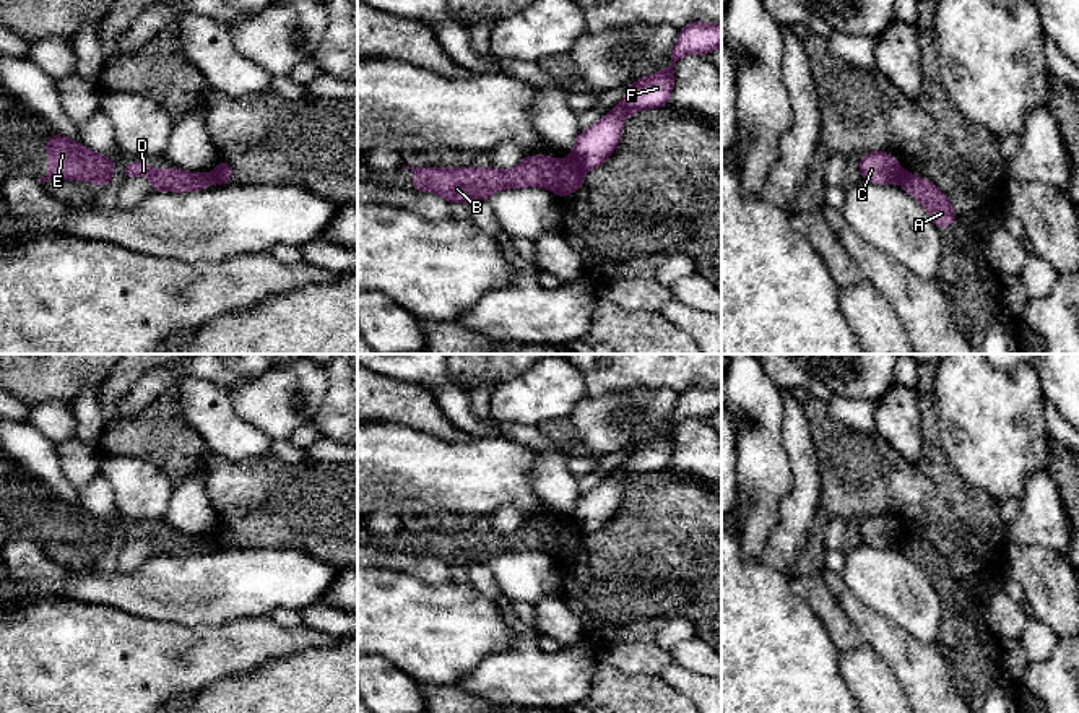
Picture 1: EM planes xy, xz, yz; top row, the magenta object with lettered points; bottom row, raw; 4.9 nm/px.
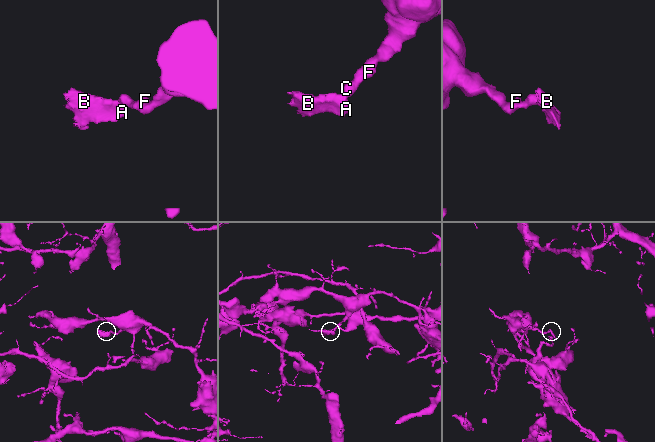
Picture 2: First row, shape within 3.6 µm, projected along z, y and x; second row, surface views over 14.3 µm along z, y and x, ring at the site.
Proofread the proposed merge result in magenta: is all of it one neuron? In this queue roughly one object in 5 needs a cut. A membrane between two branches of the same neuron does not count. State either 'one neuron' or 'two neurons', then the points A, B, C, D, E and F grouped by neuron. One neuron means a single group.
two neurons; groups A B D E / C F

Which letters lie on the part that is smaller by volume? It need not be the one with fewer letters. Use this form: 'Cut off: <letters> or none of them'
Cut off: A, B, D, E

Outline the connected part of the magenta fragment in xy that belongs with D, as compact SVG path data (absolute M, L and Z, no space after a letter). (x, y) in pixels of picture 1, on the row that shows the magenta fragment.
M125 162L124 179L146 175L151 180L151 192L197 192L213 184L208 172L187 172L179 167L151 169L148 162Z

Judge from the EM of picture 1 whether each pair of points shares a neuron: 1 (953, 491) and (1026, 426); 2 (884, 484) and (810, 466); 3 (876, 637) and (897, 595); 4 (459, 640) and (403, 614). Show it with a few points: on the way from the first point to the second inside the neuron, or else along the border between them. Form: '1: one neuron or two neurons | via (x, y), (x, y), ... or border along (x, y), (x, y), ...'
1: two neurons | border along (941, 450), (969, 483), (998, 501)
2: two neurons | border along (810, 431), (814, 440), (819, 473), (819, 505)
3: two neurons | border along (853, 595), (917, 639)
4: one neuron | via (446, 634), (431, 634), (416, 627)

